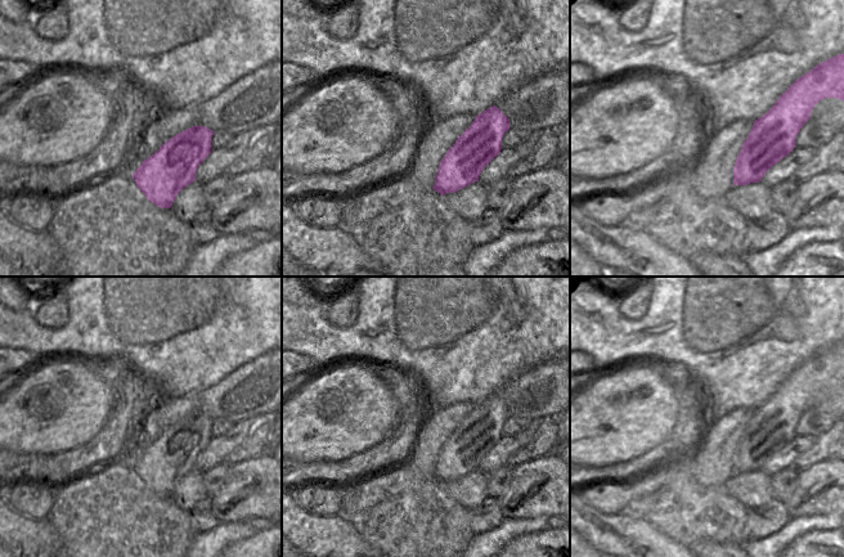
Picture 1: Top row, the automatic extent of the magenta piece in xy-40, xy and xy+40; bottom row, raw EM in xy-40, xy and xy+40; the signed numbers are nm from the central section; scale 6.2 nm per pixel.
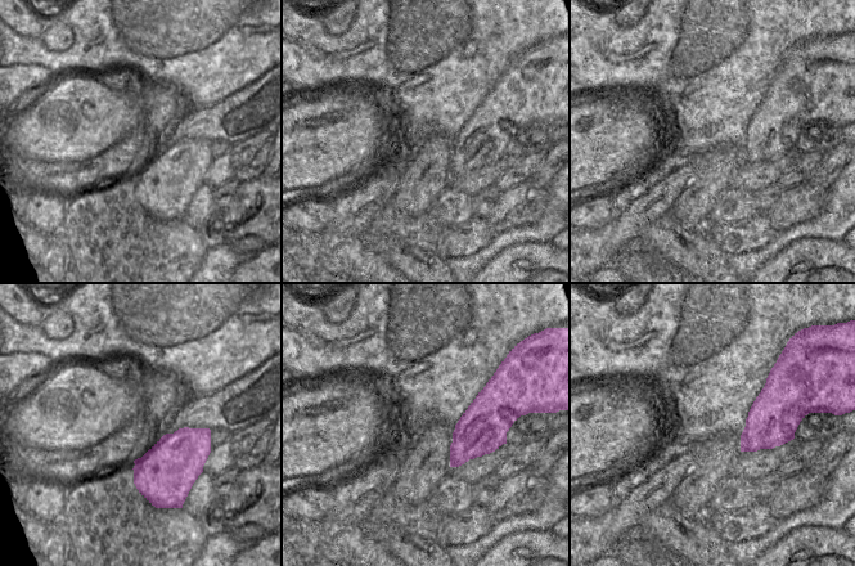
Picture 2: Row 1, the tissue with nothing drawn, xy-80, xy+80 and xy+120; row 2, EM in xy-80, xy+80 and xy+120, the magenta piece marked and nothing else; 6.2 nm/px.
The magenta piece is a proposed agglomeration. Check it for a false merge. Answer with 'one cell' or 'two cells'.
one cell

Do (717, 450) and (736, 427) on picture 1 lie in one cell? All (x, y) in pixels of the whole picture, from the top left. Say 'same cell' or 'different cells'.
same cell

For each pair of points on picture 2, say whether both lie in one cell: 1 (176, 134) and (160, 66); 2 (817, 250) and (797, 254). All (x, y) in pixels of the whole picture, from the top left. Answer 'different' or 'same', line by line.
1: different
2: same

